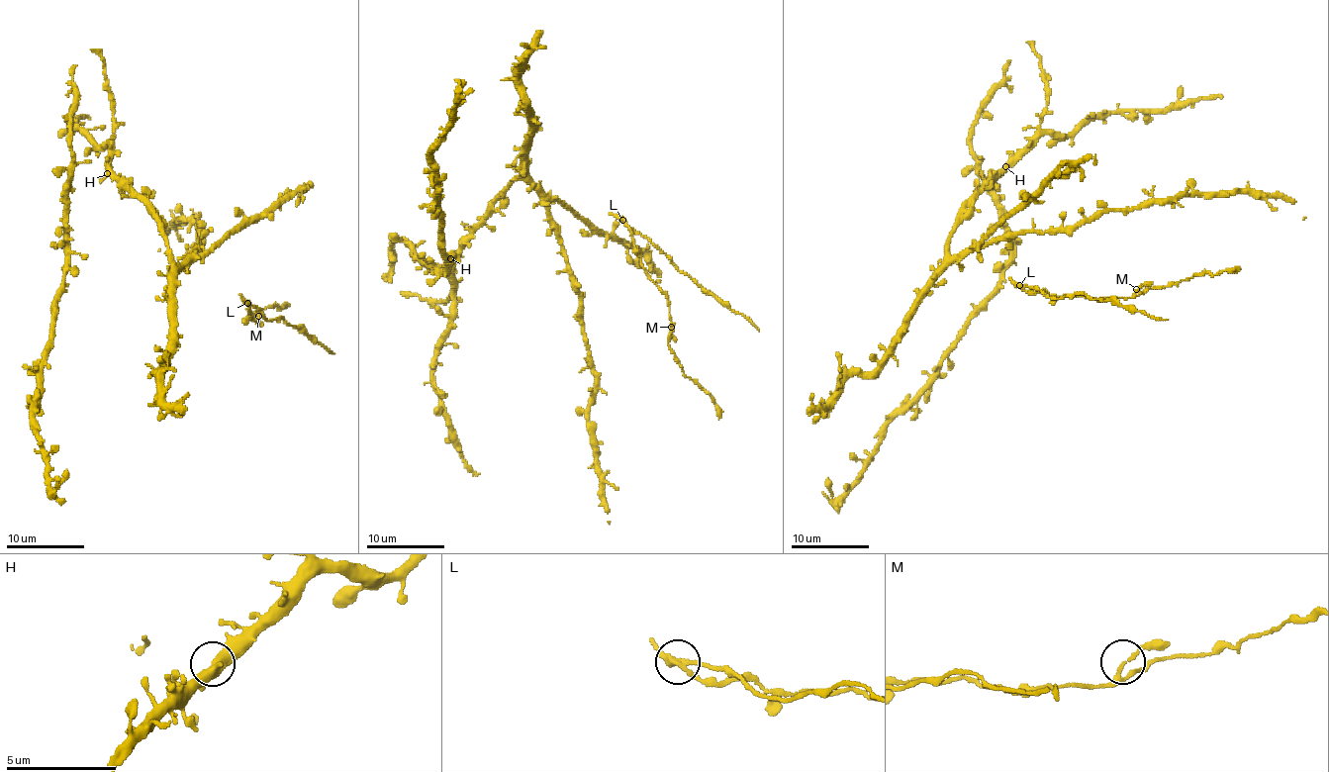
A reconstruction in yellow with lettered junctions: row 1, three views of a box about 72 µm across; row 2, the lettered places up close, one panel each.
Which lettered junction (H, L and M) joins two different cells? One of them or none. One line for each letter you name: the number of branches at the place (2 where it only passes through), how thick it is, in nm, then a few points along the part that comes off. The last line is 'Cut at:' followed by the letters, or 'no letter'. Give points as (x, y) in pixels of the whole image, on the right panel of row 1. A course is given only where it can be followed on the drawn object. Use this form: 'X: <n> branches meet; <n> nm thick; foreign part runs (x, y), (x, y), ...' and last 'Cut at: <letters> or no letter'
L: 3 branches meet; 240 nm thick; foreign part runs (1020, 285), (1038, 288), (1053, 299), (1084, 294), (1092, 299), (1114, 300), (1168, 320)
Cut at: L

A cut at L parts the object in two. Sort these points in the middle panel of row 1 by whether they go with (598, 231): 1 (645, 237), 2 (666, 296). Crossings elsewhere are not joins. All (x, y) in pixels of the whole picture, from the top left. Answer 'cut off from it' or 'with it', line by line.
1: cut off from it
2: with it

